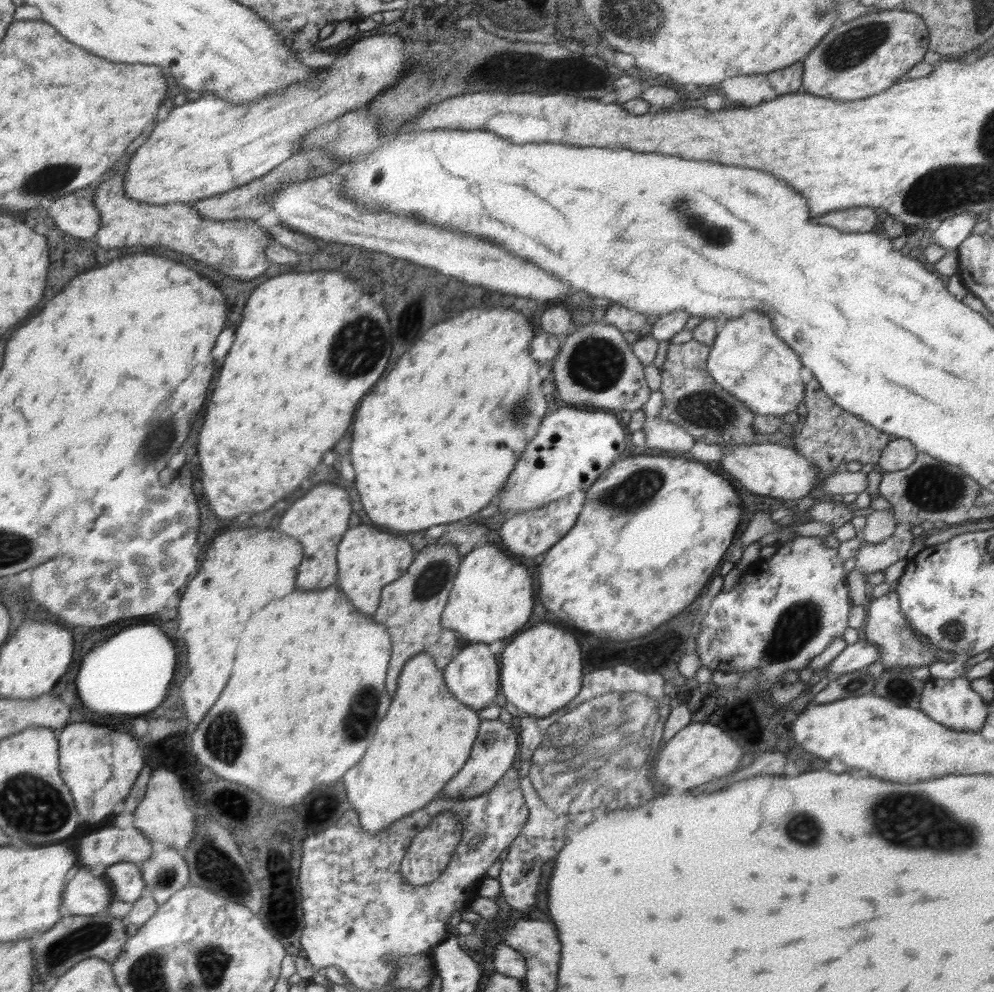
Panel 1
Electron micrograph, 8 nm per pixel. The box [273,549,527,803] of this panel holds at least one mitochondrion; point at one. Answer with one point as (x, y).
(362, 711)

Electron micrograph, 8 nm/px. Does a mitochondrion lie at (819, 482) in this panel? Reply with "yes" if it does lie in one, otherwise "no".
no

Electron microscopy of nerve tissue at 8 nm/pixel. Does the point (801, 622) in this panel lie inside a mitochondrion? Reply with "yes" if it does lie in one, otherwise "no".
yes

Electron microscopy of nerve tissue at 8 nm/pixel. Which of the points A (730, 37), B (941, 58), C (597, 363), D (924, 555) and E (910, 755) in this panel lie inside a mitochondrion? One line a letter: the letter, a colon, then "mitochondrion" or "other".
A: other
B: other
C: mitochondrion
D: other
E: other

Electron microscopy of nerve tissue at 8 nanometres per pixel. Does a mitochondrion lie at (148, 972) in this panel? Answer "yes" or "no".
yes

